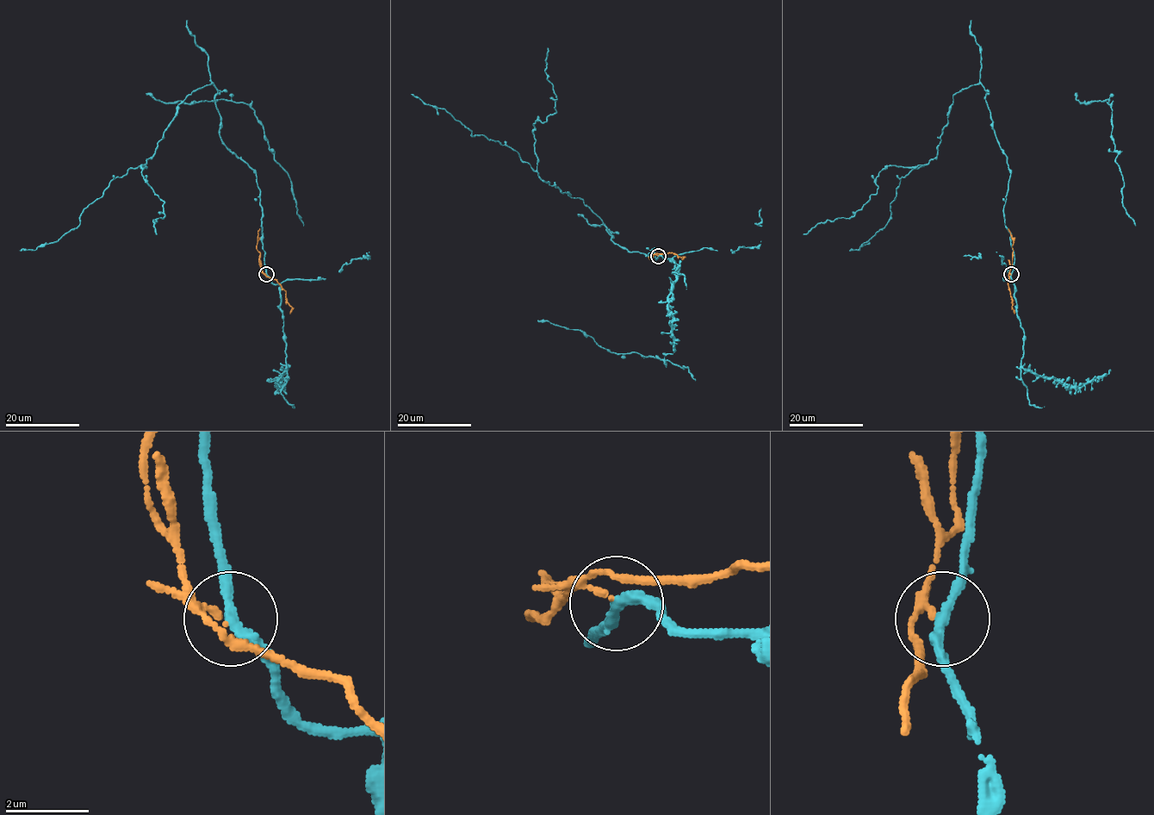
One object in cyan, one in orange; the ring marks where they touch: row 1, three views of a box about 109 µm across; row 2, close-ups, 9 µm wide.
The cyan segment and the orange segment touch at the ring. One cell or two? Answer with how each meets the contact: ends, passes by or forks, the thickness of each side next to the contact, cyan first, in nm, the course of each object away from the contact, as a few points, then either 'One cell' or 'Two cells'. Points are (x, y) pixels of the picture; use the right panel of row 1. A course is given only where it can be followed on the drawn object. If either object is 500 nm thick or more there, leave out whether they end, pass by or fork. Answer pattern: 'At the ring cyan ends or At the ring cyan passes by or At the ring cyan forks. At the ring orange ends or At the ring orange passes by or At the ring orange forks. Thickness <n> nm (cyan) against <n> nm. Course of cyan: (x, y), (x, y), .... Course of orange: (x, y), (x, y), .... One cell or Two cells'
At the ring cyan passes by. At the ring orange passes by. Thickness 260 nm (cyan) against 100 nm. Course of cyan: (1011, 275), (1003, 207), (1011, 173), (980, 83), (953, 95), (938, 153), (900, 178), (887, 224), (849, 251). Course of orange: (1011, 275), (1008, 289), (1014, 314). Two cells

